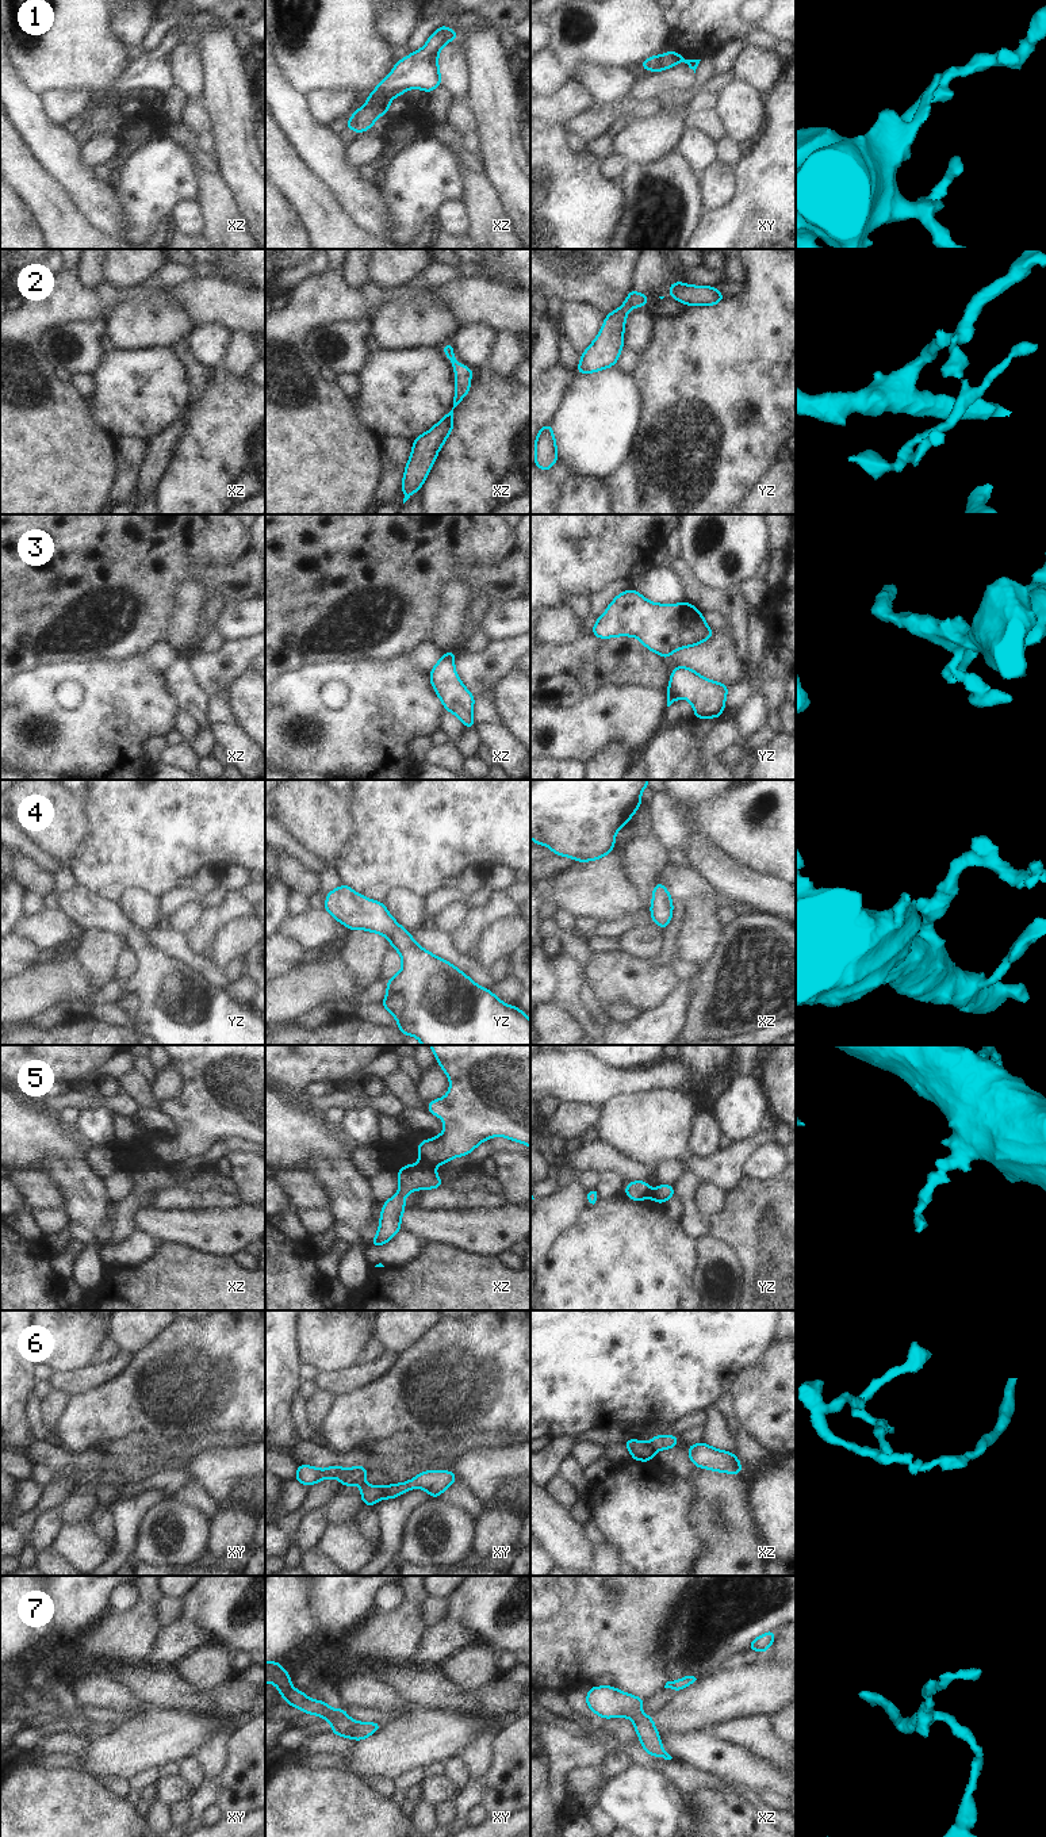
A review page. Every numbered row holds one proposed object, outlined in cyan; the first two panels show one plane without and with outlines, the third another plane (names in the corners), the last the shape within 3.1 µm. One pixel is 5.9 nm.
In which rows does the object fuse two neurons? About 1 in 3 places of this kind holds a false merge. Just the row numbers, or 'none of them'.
3, 5, 6

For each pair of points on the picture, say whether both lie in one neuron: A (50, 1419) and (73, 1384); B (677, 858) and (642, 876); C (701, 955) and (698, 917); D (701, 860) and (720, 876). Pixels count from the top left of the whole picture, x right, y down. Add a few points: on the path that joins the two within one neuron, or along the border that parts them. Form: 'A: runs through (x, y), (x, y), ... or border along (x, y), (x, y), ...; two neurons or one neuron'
A: border along (53, 1388), (65, 1392), (71, 1397); two neurons
B: border along (670, 850), (671, 864); two neurons
C: runs through (701, 945), (701, 926); one neuron
D: runs through (705, 861), (716, 872); one neuron

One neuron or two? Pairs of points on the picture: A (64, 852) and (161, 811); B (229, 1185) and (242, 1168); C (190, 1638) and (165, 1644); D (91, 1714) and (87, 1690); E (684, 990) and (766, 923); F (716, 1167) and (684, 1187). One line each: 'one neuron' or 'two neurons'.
A: two neurons
B: two neurons
C: one neuron
D: two neurons
E: two neurons
F: two neurons

